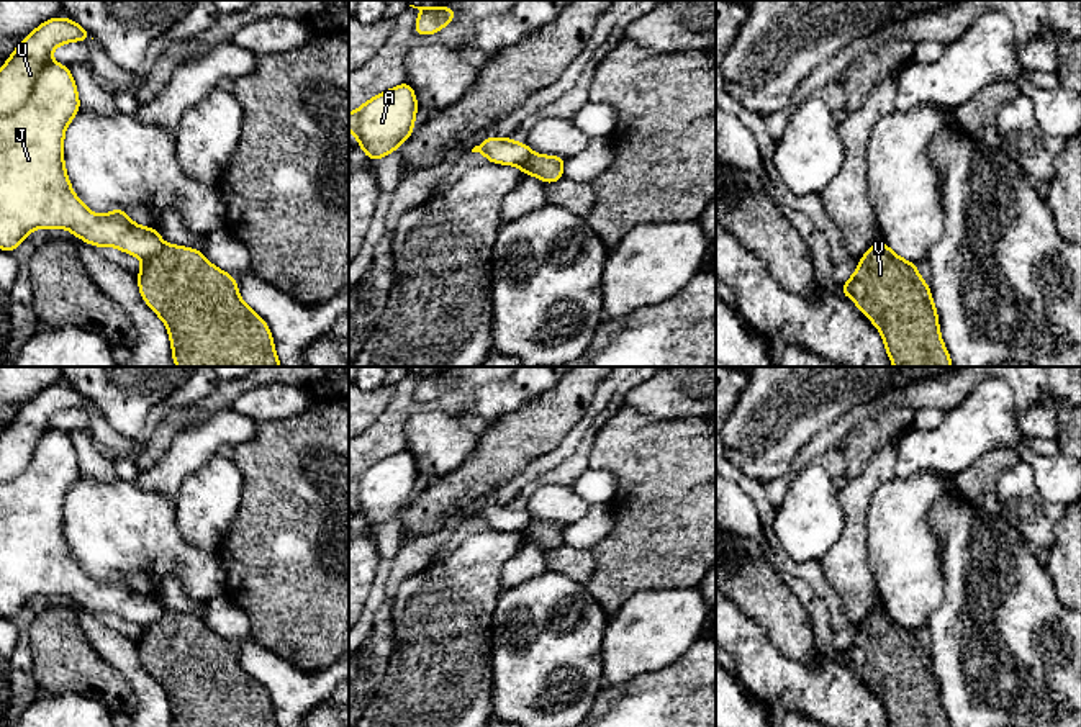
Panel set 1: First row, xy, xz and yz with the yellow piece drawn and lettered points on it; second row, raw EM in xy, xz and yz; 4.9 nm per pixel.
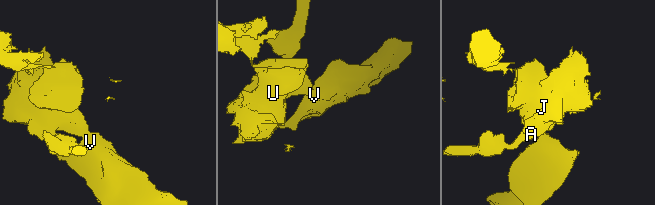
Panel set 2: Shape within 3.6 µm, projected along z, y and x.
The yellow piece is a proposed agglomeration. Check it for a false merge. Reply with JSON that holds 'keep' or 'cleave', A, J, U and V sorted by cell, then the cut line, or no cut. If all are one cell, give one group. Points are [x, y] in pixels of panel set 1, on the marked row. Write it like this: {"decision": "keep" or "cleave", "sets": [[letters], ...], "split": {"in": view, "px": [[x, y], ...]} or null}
{"decision": "cleave", "sets": [["A", "J", "U"], ["V"]], "split": {"in": "xy", "px": [[164, 244], [144, 261]]}}

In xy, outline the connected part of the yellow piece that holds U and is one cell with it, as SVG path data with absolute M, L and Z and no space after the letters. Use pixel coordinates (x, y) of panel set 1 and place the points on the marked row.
M56 16L43 21L29 33L0 69L0 249L7 252L15 251L38 228L62 228L90 246L116 247L147 260L164 246L159 231L138 226L121 208L113 208L108 214L92 213L74 193L67 178L67 169L64 167L64 134L67 124L80 110L80 100L69 67L52 61L51 51L72 41L87 43L88 38L92 34L74 20Z

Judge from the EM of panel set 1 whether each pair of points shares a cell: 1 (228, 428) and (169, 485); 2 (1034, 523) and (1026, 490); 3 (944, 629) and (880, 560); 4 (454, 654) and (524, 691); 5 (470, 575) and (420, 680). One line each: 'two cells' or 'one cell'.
1: one cell
2: one cell
3: two cells
4: two cells
5: one cell

